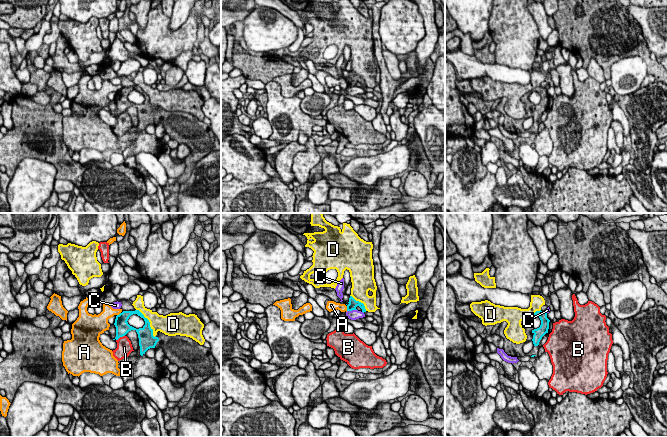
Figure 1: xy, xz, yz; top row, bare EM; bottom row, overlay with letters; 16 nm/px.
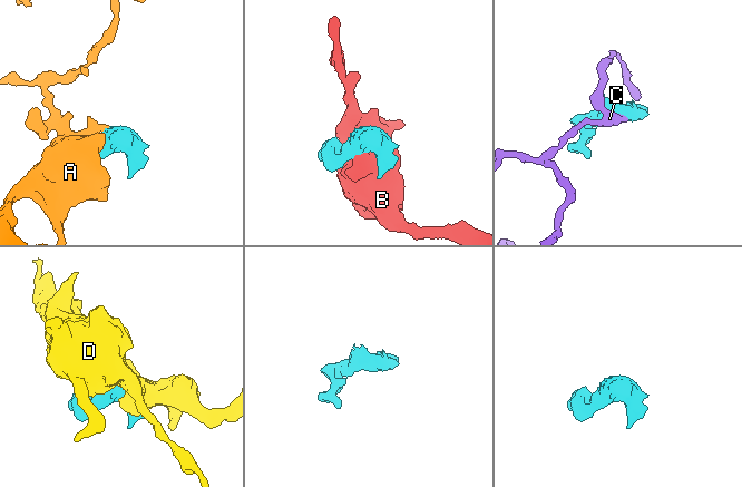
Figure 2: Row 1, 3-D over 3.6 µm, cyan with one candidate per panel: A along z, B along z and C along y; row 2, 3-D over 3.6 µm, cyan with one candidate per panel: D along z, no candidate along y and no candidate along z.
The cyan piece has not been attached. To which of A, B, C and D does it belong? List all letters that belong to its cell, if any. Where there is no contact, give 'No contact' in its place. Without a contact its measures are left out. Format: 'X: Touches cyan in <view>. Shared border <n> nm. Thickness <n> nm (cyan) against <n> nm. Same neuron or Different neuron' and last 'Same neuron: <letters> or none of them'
A: Touches cyan in xz. Shared border 80 nm. Thickness 140 nm (cyan) against 160 nm. Different neuron
B: Touches cyan in xy. Shared border 170 nm. Thickness 220 nm (cyan) against 260 nm. Different neuron
C: Touches cyan in xz. Shared border 160 nm. Thickness 140 nm (cyan) against 160 nm. Different neuron
D: Touches cyan in xy. Shared border 550 nm. Thickness 240 nm (cyan) against 280 nm. Different neuron
Same neuron: none of them

